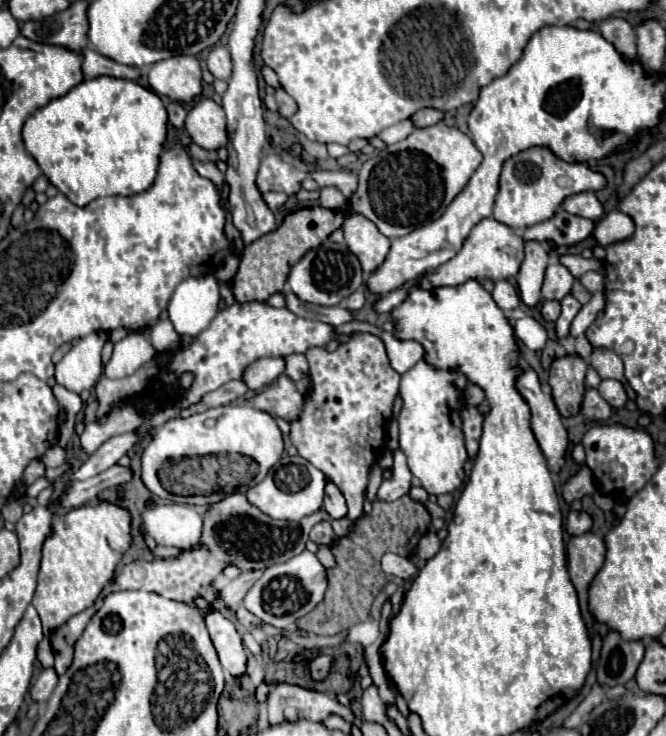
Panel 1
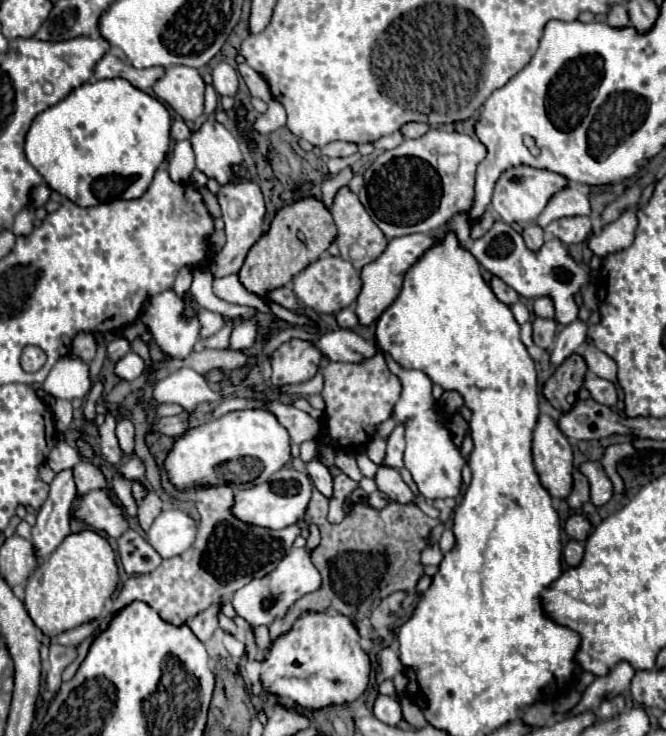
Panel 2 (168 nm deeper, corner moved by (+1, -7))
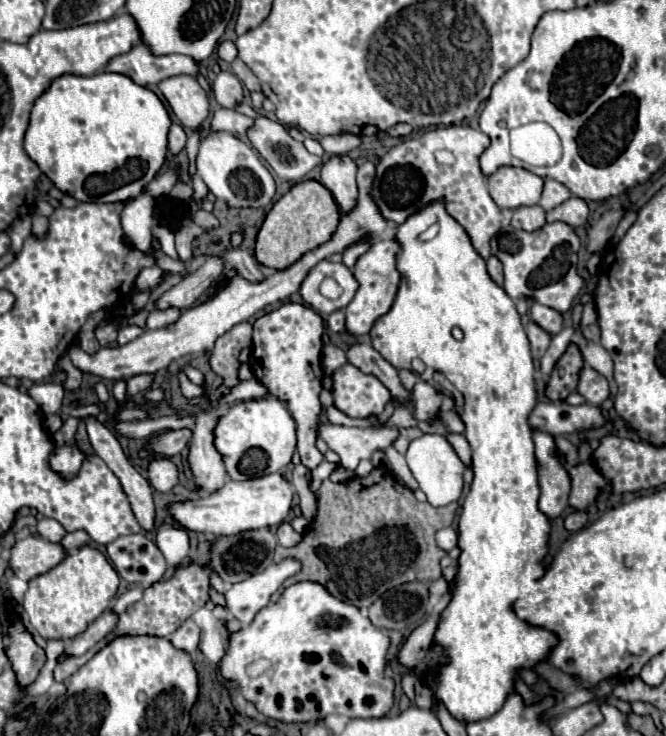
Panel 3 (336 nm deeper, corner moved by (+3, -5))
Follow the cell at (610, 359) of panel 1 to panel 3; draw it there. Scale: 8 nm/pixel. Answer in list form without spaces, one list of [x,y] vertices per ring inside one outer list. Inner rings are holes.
[[[576,329],[572,341],[580,347],[580,353],[582,353],[586,365],[590,365],[592,369],[596,369],[598,373],[602,373],[606,377],[609,383],[610,394],[611,396],[615,396],[618,386],[613,377],[614,363],[612,357],[610,357],[610,353],[602,345],[584,339],[584,335],[582,335],[580,329]]]

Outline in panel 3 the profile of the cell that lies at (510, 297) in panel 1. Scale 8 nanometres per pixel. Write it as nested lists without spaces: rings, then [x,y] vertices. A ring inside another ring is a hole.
[[[490,255],[490,259],[488,259],[488,273],[490,273],[490,277],[494,279],[494,283],[496,283],[498,287],[502,287],[502,263],[500,263],[496,257],[492,257],[492,255]]]

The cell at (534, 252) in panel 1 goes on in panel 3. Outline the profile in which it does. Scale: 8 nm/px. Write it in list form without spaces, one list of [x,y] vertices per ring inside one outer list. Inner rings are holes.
[[[534,205],[534,207],[522,207],[522,209],[514,209],[514,217],[512,217],[512,227],[516,229],[524,229],[528,233],[538,231],[546,225],[544,221],[544,209]]]

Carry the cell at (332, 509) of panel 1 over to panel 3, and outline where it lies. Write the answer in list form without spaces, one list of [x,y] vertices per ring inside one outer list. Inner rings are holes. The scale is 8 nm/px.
[[[286,303],[280,309],[260,317],[254,323],[254,341],[252,341],[252,357],[250,367],[260,383],[264,383],[270,391],[270,397],[276,397],[286,403],[298,433],[298,453],[302,465],[308,469],[316,469],[324,459],[316,449],[316,433],[314,425],[318,425],[318,415],[322,413],[322,405],[318,401],[318,393],[322,389],[322,317],[300,303]]]

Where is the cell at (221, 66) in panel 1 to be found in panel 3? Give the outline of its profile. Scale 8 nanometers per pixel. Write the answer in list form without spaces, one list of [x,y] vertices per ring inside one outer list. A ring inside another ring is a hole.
[[[220,71],[216,75],[216,79],[212,83],[212,91],[214,91],[216,101],[222,107],[228,107],[228,109],[232,109],[234,105],[242,103],[242,99],[244,99],[244,95],[242,95],[242,83],[230,71]]]

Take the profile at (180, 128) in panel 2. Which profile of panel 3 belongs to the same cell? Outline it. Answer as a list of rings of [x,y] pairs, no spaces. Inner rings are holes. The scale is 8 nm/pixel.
[[[174,123],[170,127],[170,133],[168,133],[168,147],[180,151],[180,149],[184,149],[184,145],[186,145],[186,133],[184,133],[182,125]]]

